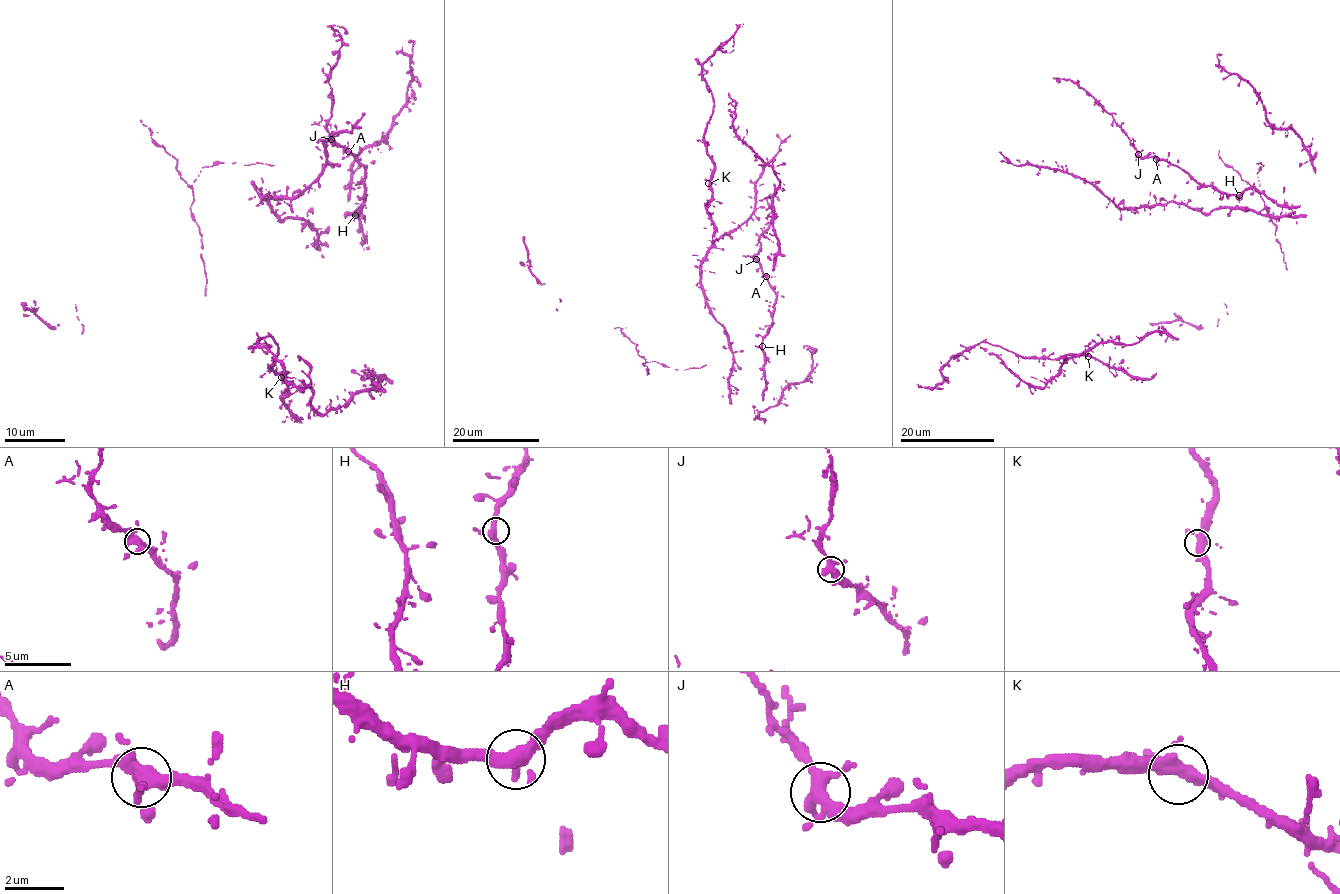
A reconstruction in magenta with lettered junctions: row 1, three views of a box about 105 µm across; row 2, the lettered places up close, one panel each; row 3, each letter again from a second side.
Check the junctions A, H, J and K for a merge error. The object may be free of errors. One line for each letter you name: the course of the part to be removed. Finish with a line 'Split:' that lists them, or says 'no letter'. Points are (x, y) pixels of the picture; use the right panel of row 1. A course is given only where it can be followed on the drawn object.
Split: no letter

